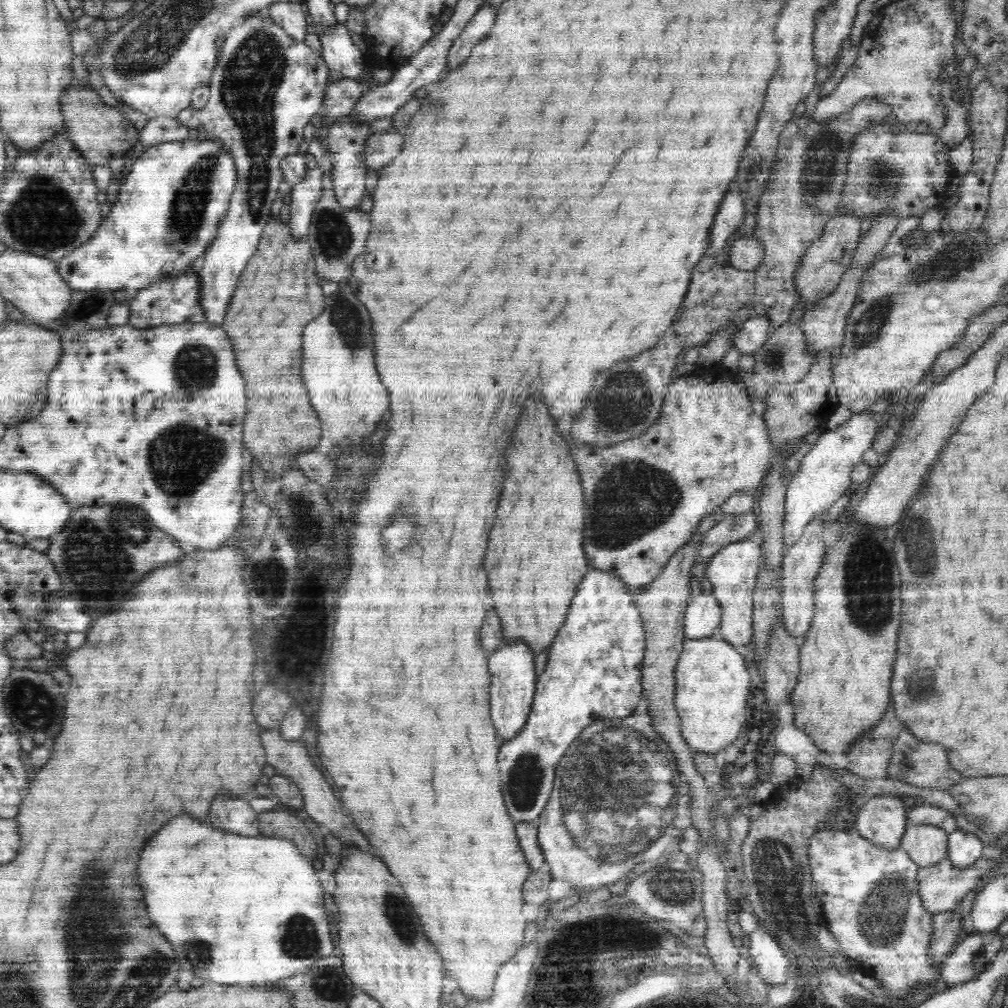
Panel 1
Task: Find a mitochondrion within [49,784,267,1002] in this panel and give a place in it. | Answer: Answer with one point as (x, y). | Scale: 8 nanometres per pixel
(199, 951)

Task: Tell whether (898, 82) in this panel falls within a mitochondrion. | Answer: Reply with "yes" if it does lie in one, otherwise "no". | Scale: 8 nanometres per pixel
no

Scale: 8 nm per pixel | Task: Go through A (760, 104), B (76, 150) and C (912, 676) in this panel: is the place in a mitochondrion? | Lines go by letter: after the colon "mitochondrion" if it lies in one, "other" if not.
A: other
B: other
C: mitochondrion

